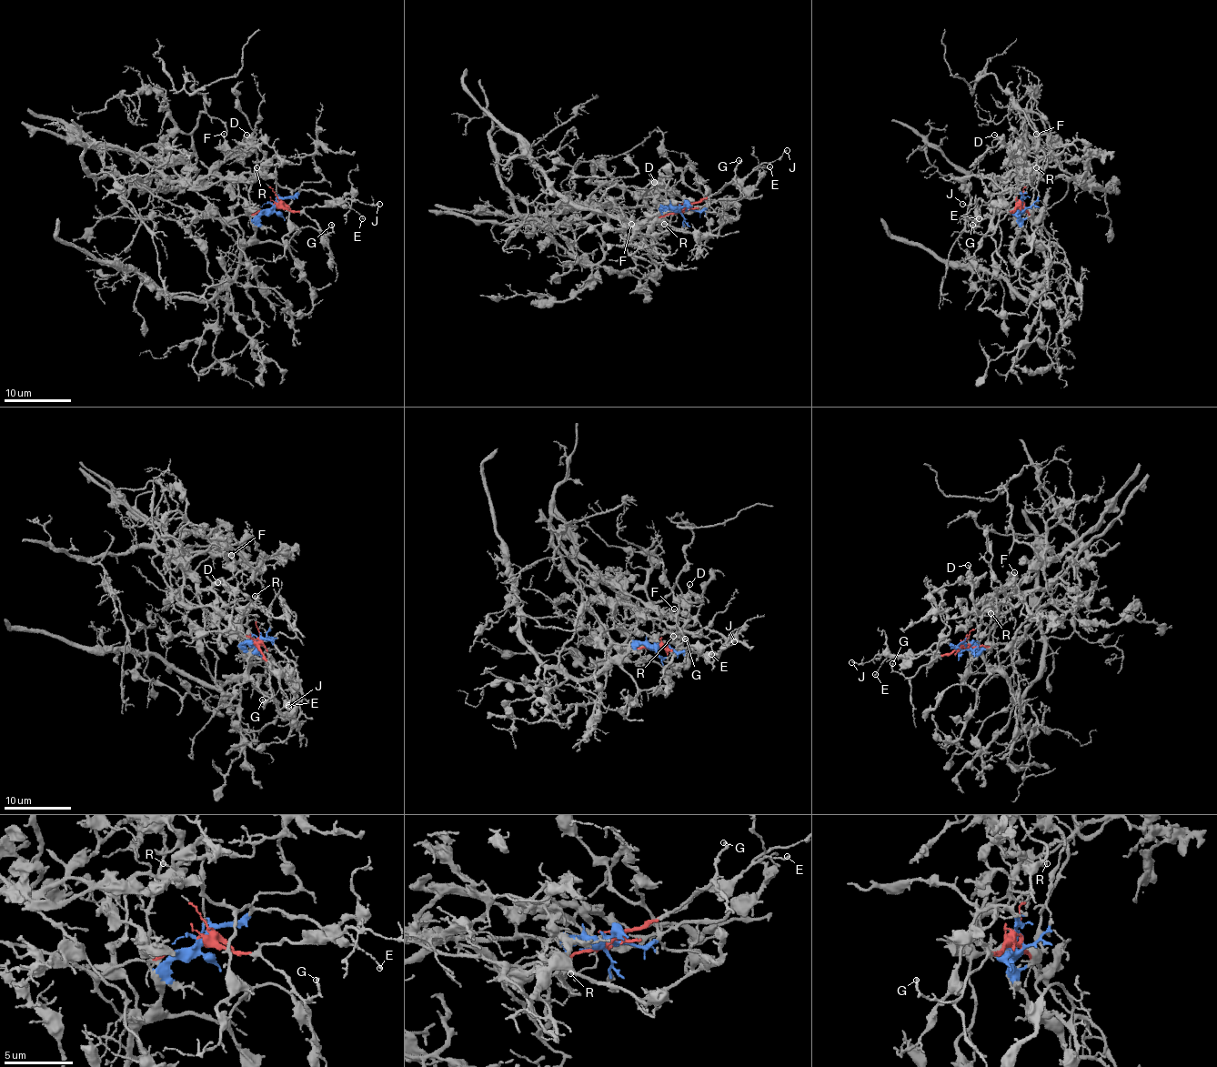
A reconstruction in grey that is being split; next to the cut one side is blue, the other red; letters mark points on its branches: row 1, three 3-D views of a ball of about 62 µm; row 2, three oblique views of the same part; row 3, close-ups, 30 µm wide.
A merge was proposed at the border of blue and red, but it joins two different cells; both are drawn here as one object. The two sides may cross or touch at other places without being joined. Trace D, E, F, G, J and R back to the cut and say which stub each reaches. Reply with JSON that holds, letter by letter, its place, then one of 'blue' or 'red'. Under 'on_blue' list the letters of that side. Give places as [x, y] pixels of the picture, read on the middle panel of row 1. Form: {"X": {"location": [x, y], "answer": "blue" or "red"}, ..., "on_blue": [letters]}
{"D": {"location": [654, 182], "answer": "blue"}, "E": {"location": [769, 166], "answer": "red"}, "F": {"location": [631, 224], "answer": "blue"}, "G": {"location": [739, 160], "answer": "red"}, "J": {"location": [787, 150], "answer": "red"}, "R": {"location": [664, 224], "answer": "blue"}, "on_blue": ["D", "F", "R"]}

